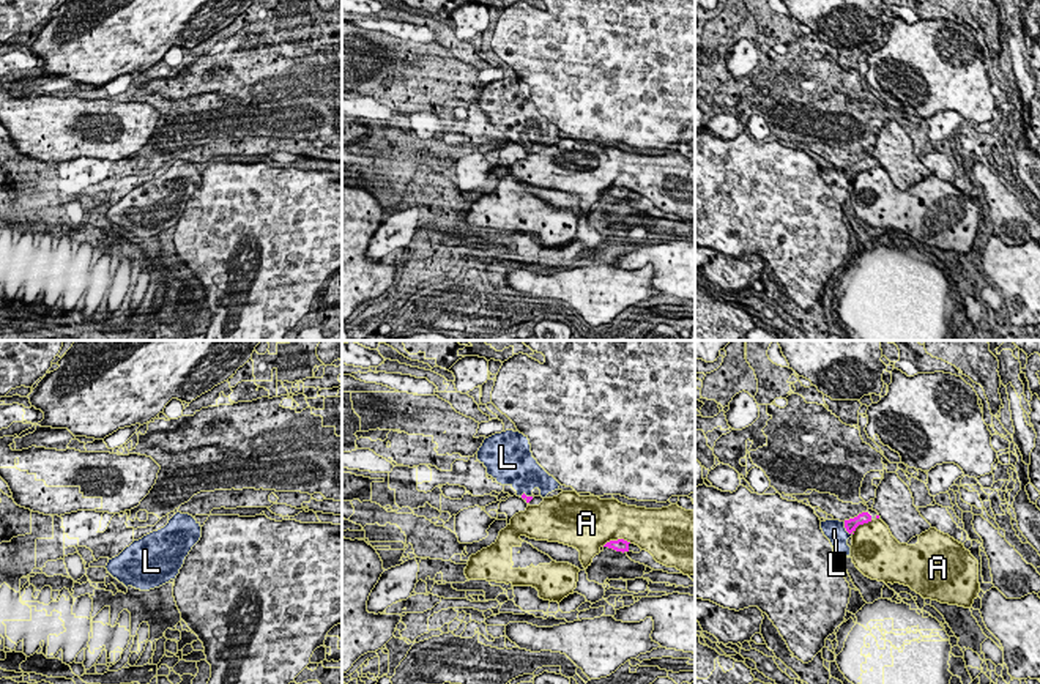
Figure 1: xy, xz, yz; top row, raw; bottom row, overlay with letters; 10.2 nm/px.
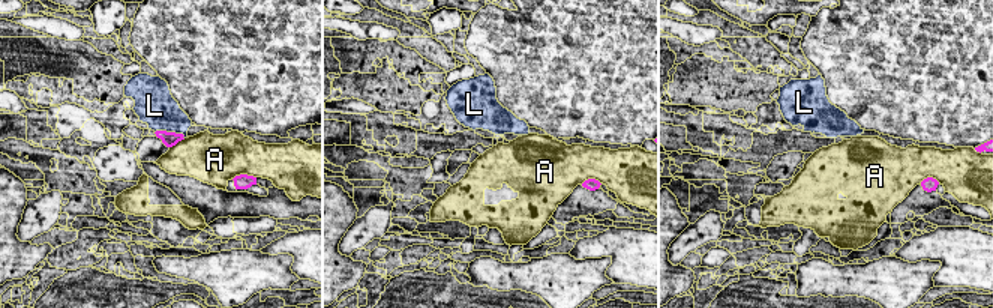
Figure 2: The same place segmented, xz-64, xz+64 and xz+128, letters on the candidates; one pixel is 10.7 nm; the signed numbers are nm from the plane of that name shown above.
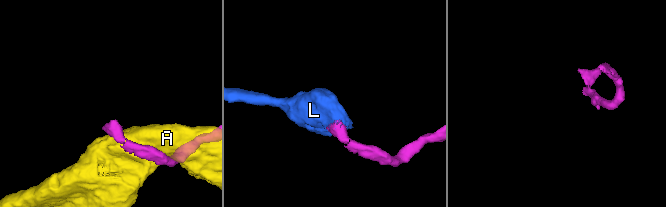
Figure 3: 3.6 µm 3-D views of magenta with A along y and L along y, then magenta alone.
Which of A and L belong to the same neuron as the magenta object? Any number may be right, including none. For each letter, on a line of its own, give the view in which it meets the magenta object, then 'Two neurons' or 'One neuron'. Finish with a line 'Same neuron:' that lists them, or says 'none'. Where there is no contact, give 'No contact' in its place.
A: Touches magenta in xz. Two neurons
L: Touches magenta in yz. One neuron
Same neuron: L

